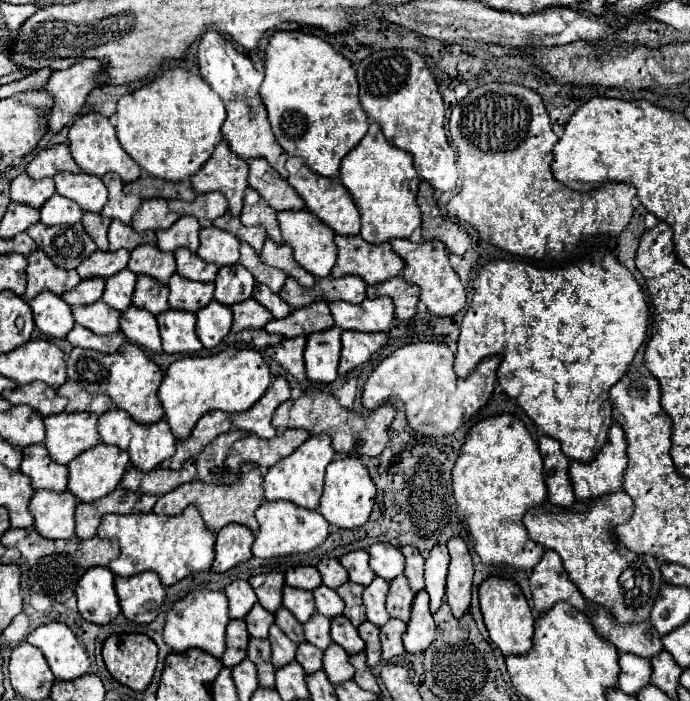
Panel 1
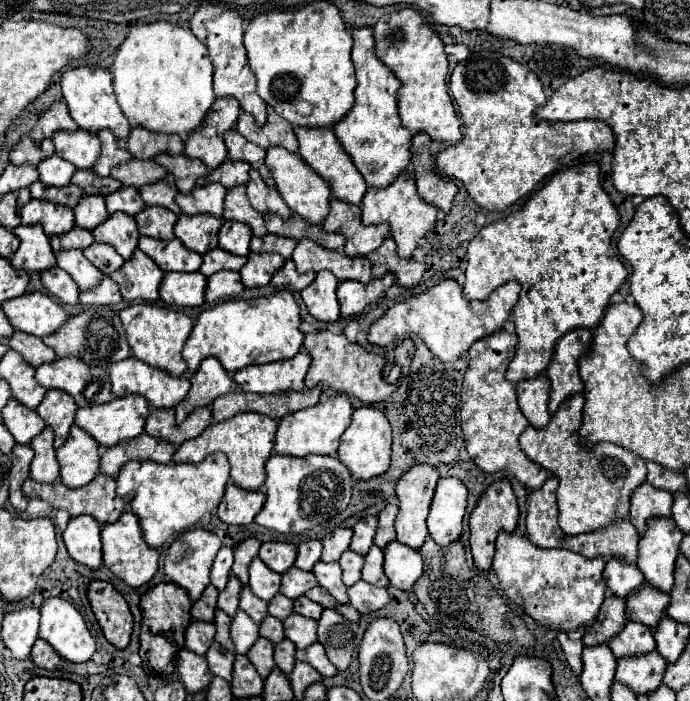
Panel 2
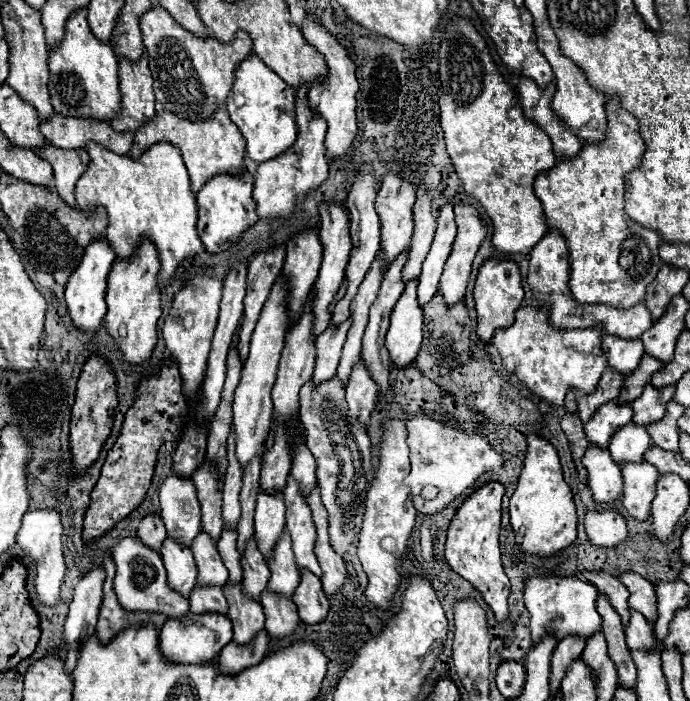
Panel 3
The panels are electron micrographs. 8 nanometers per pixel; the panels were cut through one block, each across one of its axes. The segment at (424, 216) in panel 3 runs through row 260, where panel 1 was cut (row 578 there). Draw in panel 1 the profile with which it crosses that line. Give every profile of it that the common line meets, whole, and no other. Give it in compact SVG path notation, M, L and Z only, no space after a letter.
M406 546L400 548L400 552L406 558L406 568L404 568L404 576L408 578L408 584L414 592L424 590L424 558L418 552L418 548L414 546Z

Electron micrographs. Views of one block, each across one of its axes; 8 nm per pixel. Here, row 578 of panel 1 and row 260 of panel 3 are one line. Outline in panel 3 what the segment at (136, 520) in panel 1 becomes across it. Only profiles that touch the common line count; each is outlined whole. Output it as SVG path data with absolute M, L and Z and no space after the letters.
M158 142L154 146L150 146L146 152L142 152L140 158L132 158L132 156L120 156L114 154L110 150L106 150L104 146L98 144L90 144L86 146L86 152L90 156L90 164L86 174L82 174L82 178L76 182L74 188L74 196L78 206L82 206L82 210L90 212L94 206L104 206L108 212L108 230L106 230L106 238L110 240L116 256L120 258L130 258L134 254L134 250L138 248L138 242L142 238L150 238L160 254L160 288L166 288L170 278L174 276L176 266L188 258L194 256L198 252L204 250L198 232L196 232L196 202L194 202L194 192L190 190L188 184L188 170L182 162L180 150L170 144L170 142Z

